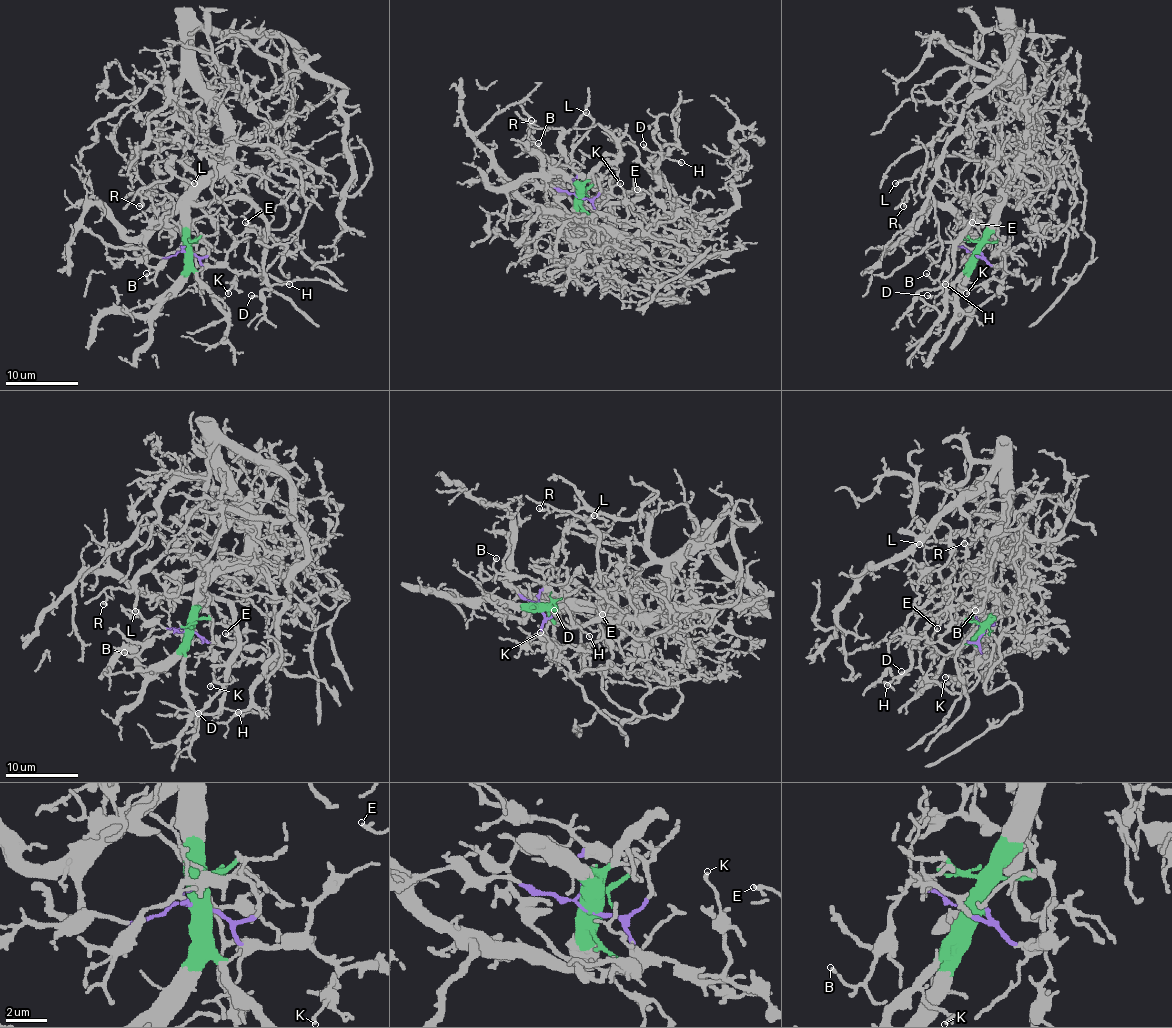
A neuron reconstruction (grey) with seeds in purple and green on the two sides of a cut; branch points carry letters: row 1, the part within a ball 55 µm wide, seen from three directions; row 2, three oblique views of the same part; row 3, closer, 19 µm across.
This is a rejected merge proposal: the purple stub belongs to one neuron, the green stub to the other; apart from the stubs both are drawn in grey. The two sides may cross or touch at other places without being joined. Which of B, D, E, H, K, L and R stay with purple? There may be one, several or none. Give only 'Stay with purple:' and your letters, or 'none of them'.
Stay with purple: B, E, K

